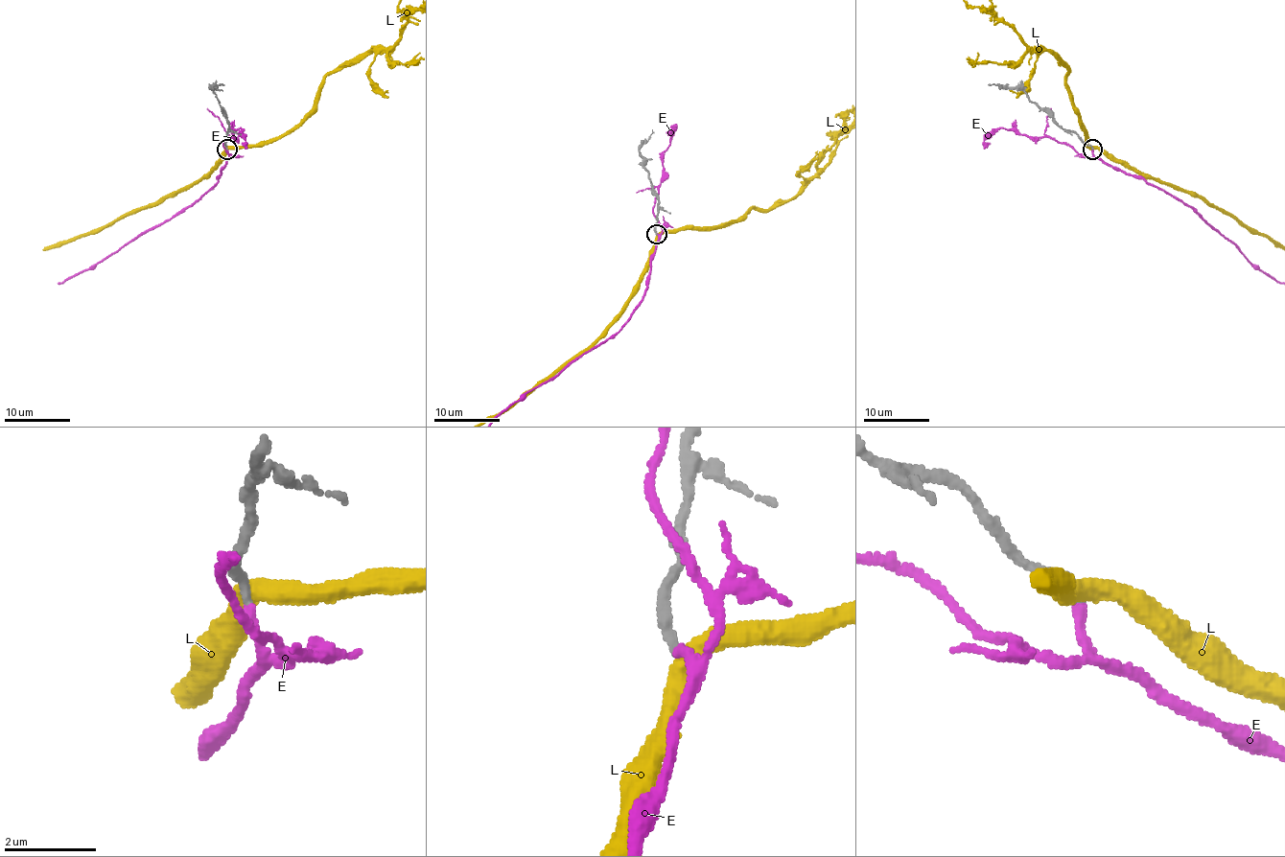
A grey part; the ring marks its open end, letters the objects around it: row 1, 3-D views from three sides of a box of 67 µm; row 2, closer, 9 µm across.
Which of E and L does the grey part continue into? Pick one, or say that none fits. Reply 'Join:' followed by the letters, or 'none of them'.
Join: E

